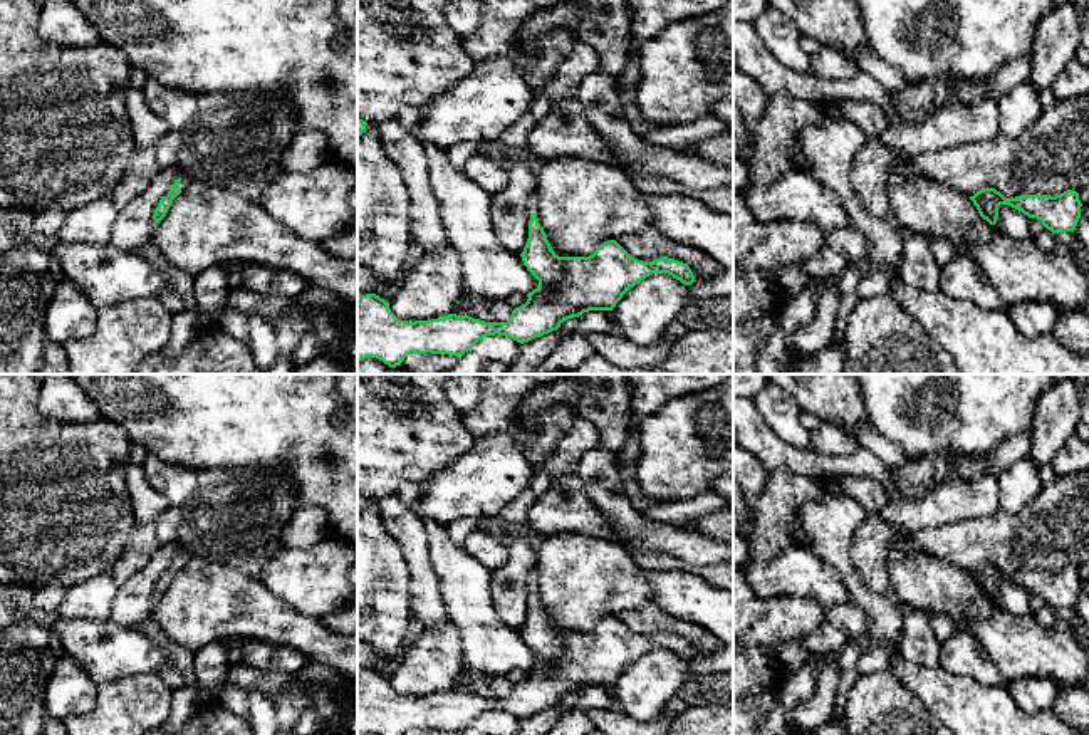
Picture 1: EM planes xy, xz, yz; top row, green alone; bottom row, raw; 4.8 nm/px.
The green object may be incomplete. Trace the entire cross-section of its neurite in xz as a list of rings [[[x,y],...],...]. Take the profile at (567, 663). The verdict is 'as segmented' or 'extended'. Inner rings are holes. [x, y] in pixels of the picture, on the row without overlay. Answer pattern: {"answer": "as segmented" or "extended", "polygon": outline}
{"answer": "extended", "polygon": [[[537,569],[529,576],[529,614],[520,629],[527,646],[539,656],[539,663],[527,670],[527,678],[515,683],[507,698],[485,698],[470,691],[448,690],[431,696],[401,696],[389,678],[376,670],[357,673],[357,735],[404,735],[411,728],[463,732],[480,715],[487,712],[505,712],[520,720],[557,706],[567,695],[579,693],[589,686],[612,686],[623,671],[653,649],[668,649],[685,661],[691,661],[695,651],[691,644],[675,634],[661,633],[653,638],[643,638],[631,633],[616,616],[601,619],[589,633],[559,633],[539,599],[535,591],[539,584]]]}

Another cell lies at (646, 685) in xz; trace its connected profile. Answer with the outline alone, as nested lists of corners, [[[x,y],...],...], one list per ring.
[[[653,649],[631,663],[611,686],[614,710],[651,722],[688,683],[690,661],[668,649]]]

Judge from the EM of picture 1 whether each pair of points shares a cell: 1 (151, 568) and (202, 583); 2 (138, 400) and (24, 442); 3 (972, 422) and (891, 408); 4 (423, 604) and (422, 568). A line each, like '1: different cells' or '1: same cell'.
1: different cells
2: different cells
3: same cell
4: same cell

